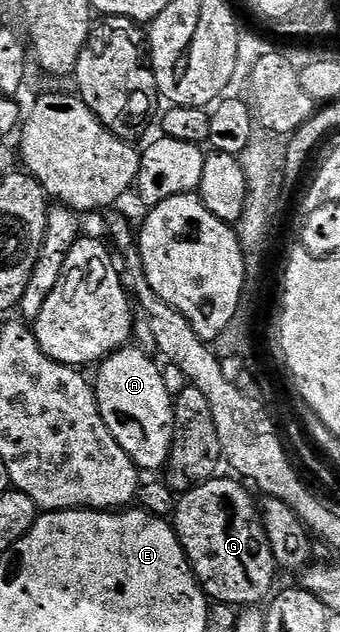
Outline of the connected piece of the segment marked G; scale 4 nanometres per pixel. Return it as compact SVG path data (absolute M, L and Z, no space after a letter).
M218 475L212 481L196 485L184 494L185 502L177 513L175 528L185 546L193 566L194 573L202 582L214 585L217 590L211 593L214 602L222 601L225 605L257 605L273 589L273 580L279 574L279 568L270 553L267 544L266 528L259 516L259 505L236 476Z

